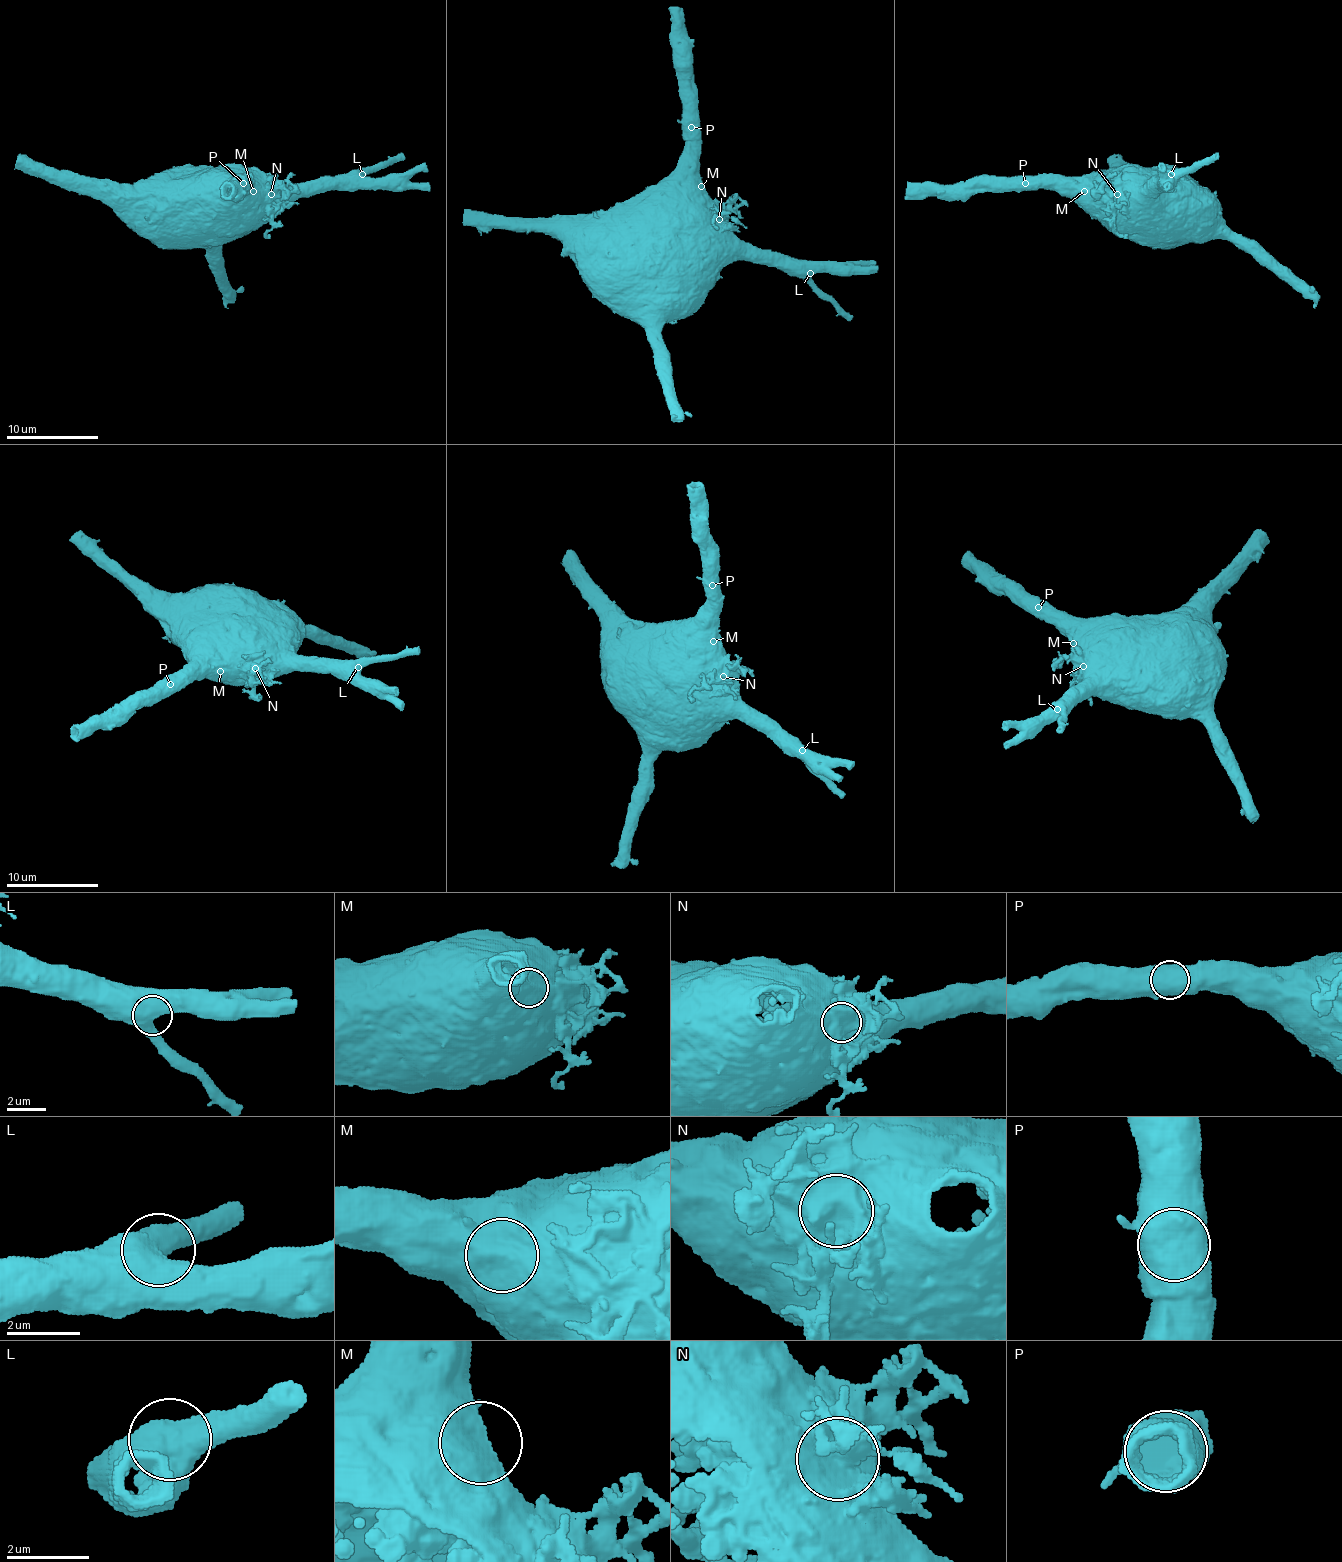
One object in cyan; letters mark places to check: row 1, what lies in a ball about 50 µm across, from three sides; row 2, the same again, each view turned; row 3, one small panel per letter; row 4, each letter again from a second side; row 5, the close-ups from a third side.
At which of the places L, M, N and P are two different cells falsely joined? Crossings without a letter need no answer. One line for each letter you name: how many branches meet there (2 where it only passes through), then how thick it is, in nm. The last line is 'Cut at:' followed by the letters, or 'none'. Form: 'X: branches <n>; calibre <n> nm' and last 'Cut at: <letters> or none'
N: branches 1; calibre 1300 nm
Cut at: N

